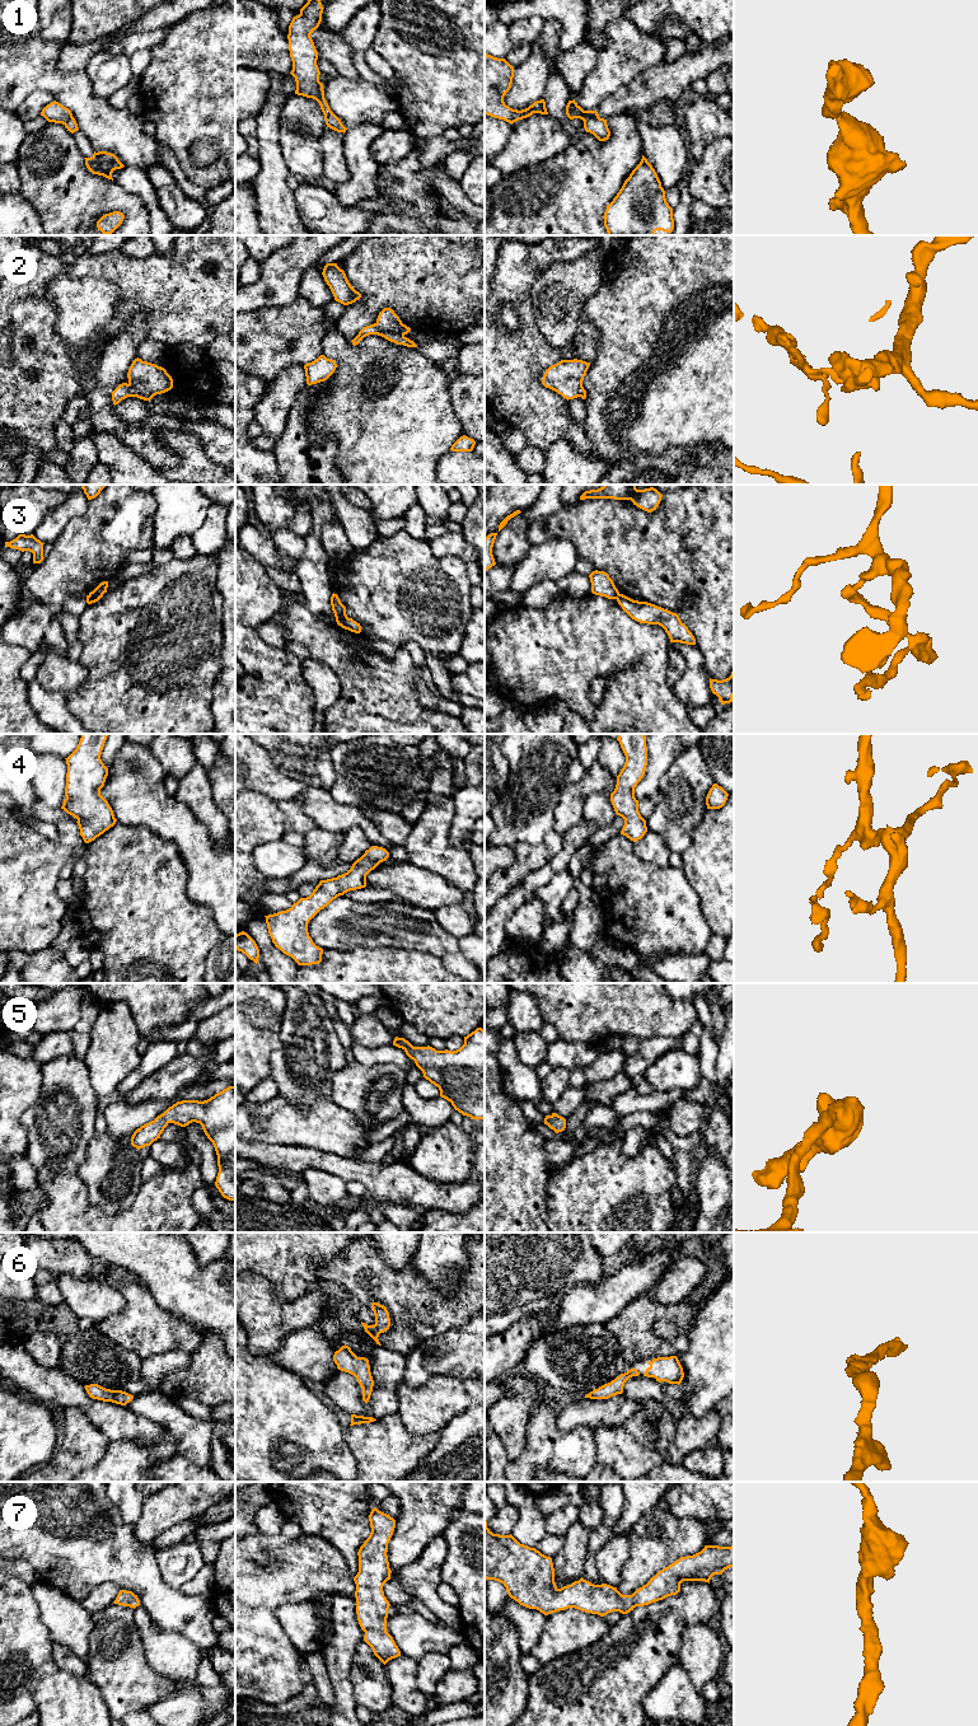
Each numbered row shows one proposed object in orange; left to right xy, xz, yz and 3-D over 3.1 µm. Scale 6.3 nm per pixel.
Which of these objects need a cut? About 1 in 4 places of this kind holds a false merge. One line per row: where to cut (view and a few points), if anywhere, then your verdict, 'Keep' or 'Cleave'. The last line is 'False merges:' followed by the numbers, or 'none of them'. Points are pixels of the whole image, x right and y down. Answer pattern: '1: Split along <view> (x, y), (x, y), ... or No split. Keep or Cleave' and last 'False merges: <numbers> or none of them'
1: Split along xz (322, 84), (316, 99). Cleave
2: No split. Keep
3: Split along xy (103, 592), (89, 594). Cleave
4: No split. Keep
5: No split. Keep
6: No split. Keep
7: No split. Keep
False merges: 1, 3

